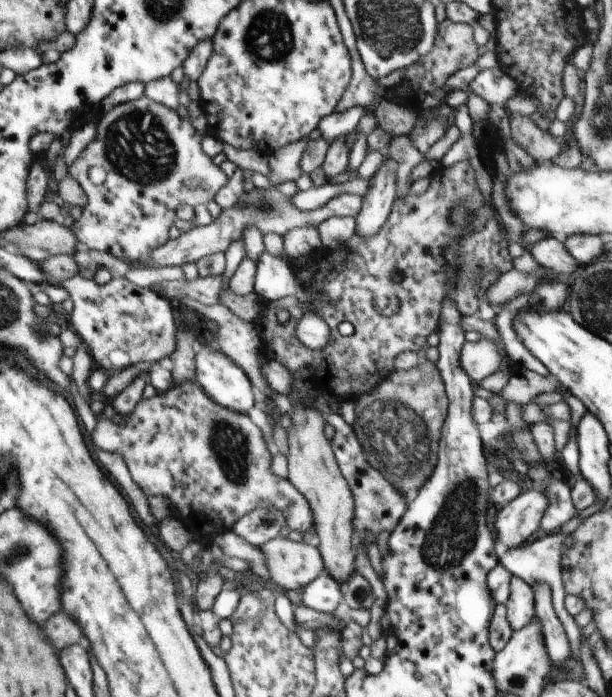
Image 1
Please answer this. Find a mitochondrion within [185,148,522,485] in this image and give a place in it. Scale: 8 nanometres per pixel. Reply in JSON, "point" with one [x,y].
{"point":[264,207]}

